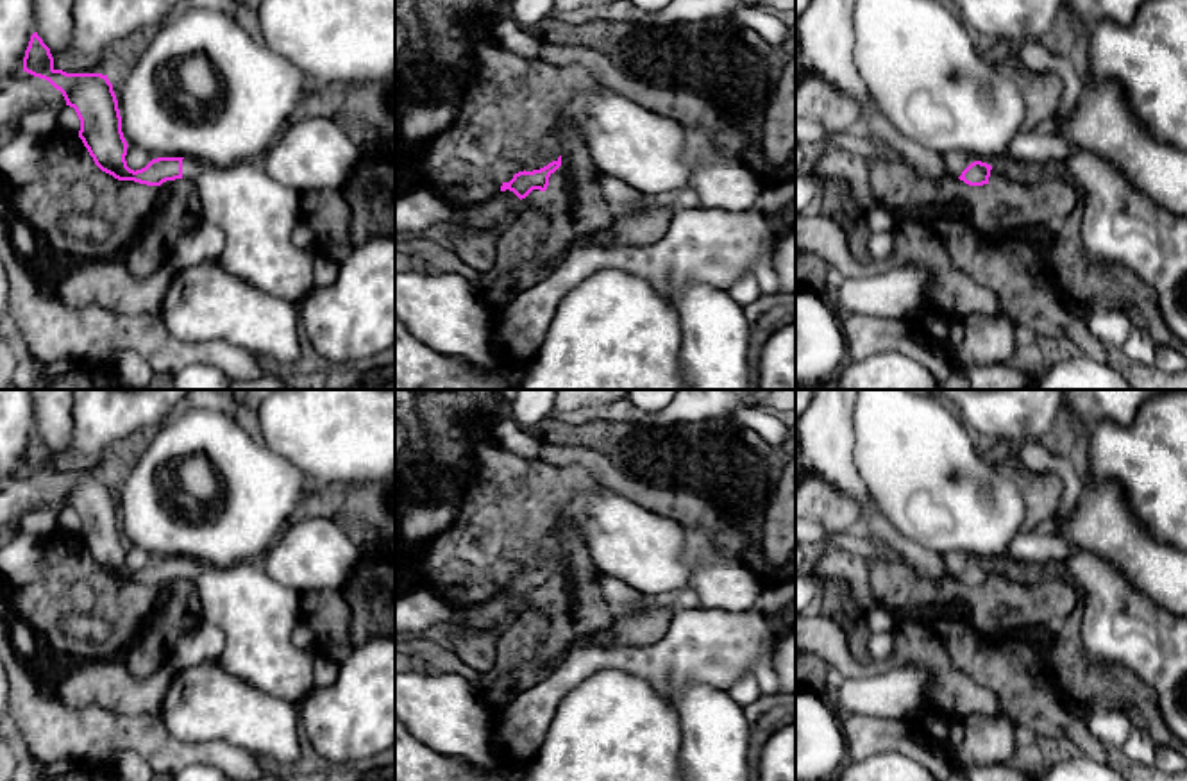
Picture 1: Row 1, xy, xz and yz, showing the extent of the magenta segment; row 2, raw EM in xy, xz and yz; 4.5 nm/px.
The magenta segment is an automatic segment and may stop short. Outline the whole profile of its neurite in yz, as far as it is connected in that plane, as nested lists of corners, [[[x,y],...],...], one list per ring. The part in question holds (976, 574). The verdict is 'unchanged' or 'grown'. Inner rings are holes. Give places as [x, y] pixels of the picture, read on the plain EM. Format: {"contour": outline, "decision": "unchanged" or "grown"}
{"contour": [[[974,561],[962,572],[958,579],[969,586],[983,586],[989,584],[990,570],[990,565]]], "decision": "unchanged"}

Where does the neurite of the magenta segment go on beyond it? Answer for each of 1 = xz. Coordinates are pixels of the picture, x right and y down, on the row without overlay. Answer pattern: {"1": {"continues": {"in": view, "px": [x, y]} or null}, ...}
{"1": {"continues": null}}

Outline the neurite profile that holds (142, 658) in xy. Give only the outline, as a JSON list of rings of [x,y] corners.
[[[138,638],[125,649],[125,652],[120,658],[125,668],[136,679],[148,679],[170,658],[170,651],[166,640],[157,643],[157,642]]]

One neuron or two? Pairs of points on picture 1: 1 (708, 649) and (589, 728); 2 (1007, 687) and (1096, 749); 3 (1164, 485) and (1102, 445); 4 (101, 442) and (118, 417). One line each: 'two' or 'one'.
1: two
2: one
3: one
4: one

